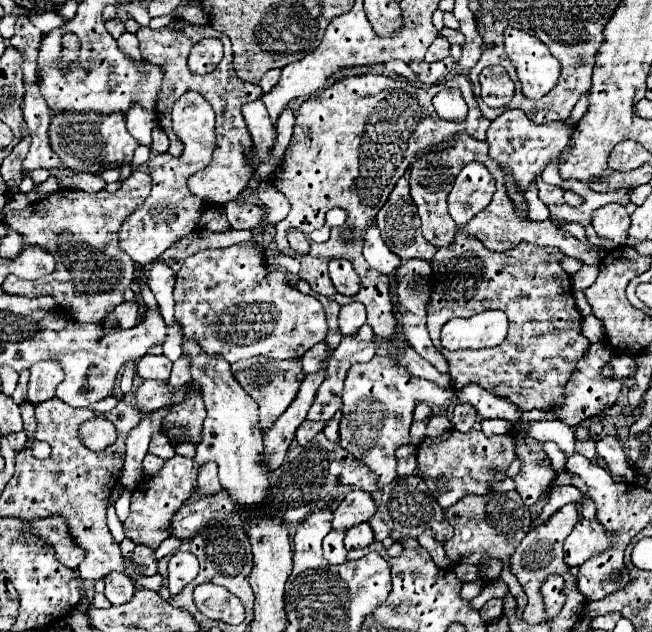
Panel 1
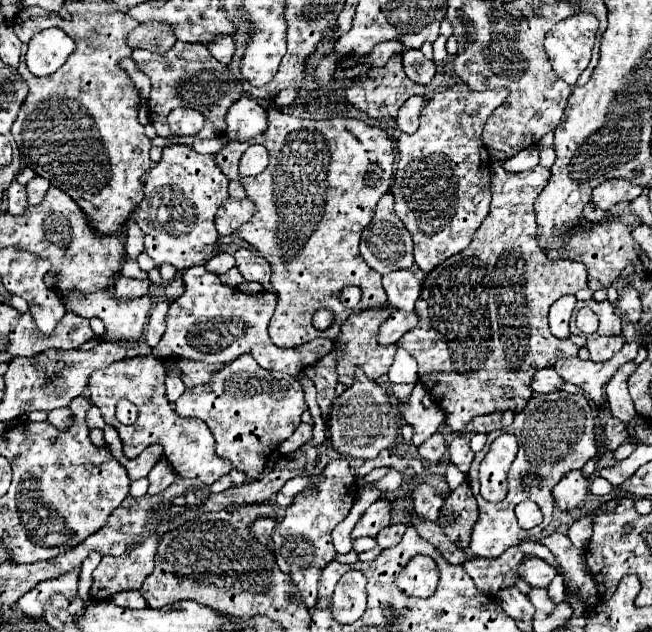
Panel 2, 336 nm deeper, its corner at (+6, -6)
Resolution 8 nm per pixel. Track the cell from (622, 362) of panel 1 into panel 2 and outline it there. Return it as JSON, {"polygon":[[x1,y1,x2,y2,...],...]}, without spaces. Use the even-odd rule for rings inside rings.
{"polygon":[[543,368,533,376,533,392,555,392,565,384,565,380,557,374,557,370,551,368]]}

